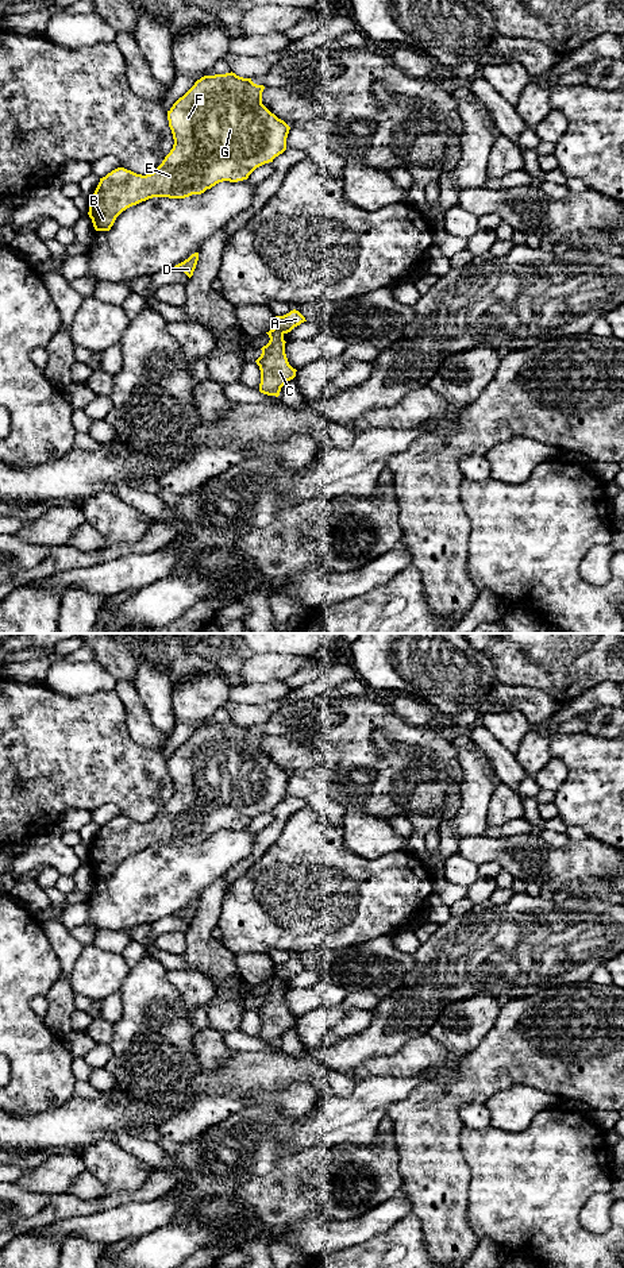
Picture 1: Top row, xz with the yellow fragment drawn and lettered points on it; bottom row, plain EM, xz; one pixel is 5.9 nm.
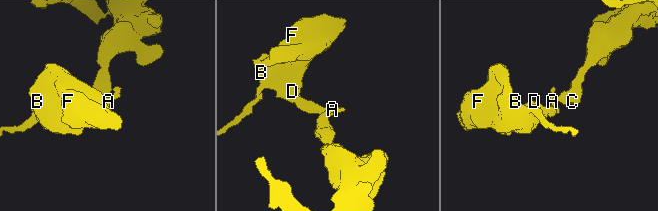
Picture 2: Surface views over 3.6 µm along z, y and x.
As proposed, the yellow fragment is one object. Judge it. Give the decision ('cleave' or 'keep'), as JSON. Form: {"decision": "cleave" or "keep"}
{"decision": "cleave"}

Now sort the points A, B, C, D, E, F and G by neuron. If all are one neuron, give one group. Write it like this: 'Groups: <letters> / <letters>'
Groups: A B D E F G / C

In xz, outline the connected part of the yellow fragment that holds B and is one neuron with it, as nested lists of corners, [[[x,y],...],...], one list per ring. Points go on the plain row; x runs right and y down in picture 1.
[[[232,720],[197,728],[167,759],[174,793],[162,812],[146,824],[118,816],[100,826],[88,860],[95,878],[109,879],[123,859],[149,847],[201,843],[223,829],[247,828],[257,816],[273,810],[286,798],[290,775],[262,752],[263,737]]]

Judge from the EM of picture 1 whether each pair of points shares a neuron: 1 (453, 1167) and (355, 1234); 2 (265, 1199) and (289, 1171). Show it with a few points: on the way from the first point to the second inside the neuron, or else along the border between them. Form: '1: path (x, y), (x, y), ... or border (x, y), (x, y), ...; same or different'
1: border (407, 1195), (412, 1211); different
2: path (274, 1195), (278, 1195), (289, 1184), (289, 1180); same

